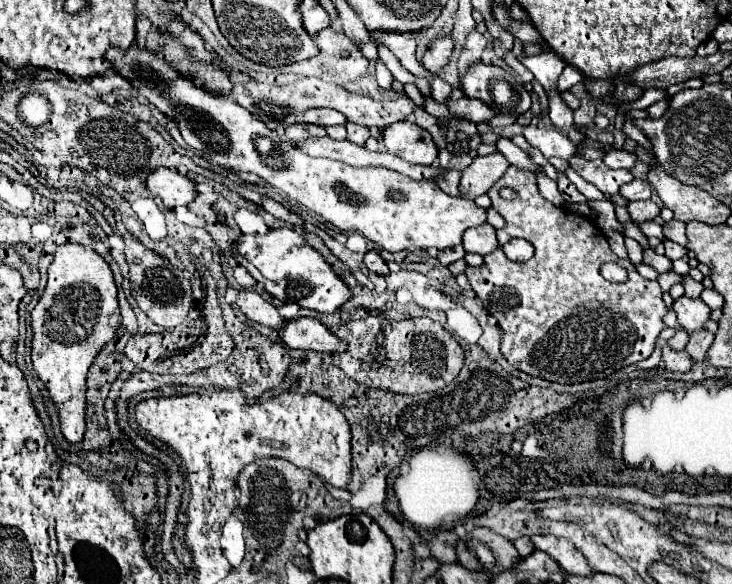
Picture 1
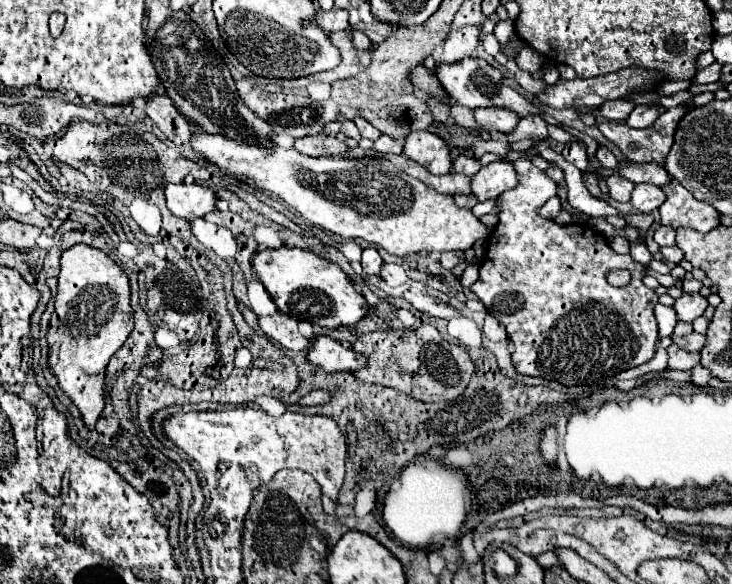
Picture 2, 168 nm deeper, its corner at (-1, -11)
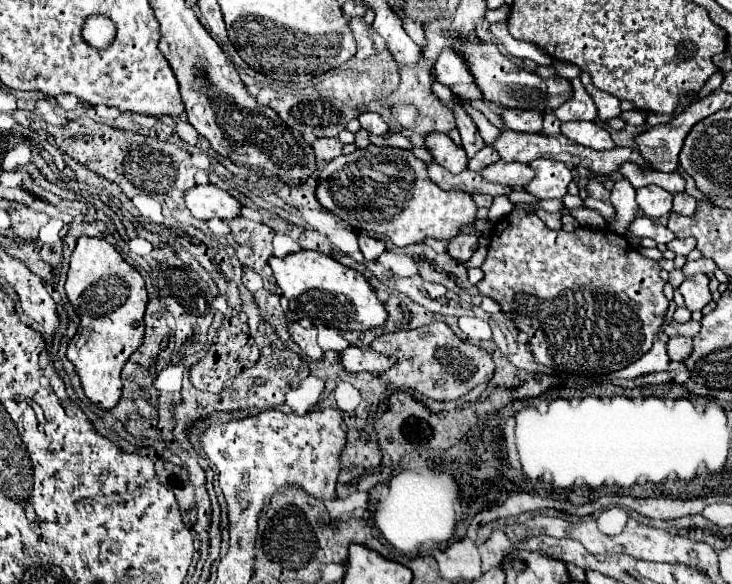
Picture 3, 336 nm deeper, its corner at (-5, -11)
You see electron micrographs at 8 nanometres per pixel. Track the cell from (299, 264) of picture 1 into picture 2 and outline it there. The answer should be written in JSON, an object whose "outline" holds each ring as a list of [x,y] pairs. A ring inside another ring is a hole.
{"outline":[[[279,247],[259,251],[251,259],[251,267],[273,297],[277,309],[293,319],[337,329],[341,325],[357,323],[367,313],[367,303],[363,295],[355,291],[349,277],[337,265],[303,249]]]}

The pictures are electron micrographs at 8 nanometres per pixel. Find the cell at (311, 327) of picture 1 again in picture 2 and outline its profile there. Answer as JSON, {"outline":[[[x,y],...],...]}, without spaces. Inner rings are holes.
{"outline":[[[317,337],[311,341],[307,349],[307,361],[323,367],[323,371],[357,371],[357,367],[365,365],[365,355],[355,353],[349,347],[343,347],[339,341],[329,337]]]}

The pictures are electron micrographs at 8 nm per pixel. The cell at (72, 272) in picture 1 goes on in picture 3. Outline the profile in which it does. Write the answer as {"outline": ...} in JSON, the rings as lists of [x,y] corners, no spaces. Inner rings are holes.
{"outline":[[[87,235],[77,239],[69,267],[65,291],[81,319],[81,329],[85,329],[85,333],[77,333],[71,339],[67,359],[73,361],[85,395],[95,405],[113,409],[121,399],[121,371],[145,337],[143,315],[149,303],[145,281],[111,243]]]}

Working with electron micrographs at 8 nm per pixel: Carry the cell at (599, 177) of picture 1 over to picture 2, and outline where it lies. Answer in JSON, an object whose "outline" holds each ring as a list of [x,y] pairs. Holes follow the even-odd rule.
{"outline":[[[613,173],[611,177],[607,177],[607,189],[609,189],[609,197],[621,203],[627,203],[631,199],[633,193],[633,183],[625,177],[621,177],[619,173]]]}

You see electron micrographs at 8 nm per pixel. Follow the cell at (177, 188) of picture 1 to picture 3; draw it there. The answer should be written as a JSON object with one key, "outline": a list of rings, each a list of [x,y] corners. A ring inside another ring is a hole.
{"outline":[[[195,185],[185,193],[187,209],[197,219],[235,219],[241,213],[241,203],[217,185]]]}

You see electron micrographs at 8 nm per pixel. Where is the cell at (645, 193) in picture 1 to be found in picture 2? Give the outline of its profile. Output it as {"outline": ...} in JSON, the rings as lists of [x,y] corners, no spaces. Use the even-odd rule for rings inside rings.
{"outline":[[[651,183],[635,185],[635,191],[631,195],[631,205],[639,213],[651,213],[653,209],[661,207],[663,201],[665,201],[665,193]]]}

